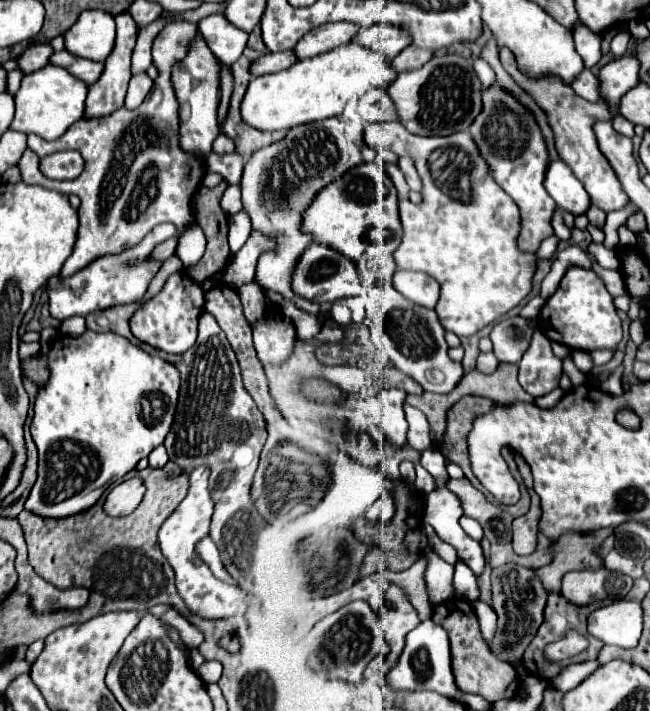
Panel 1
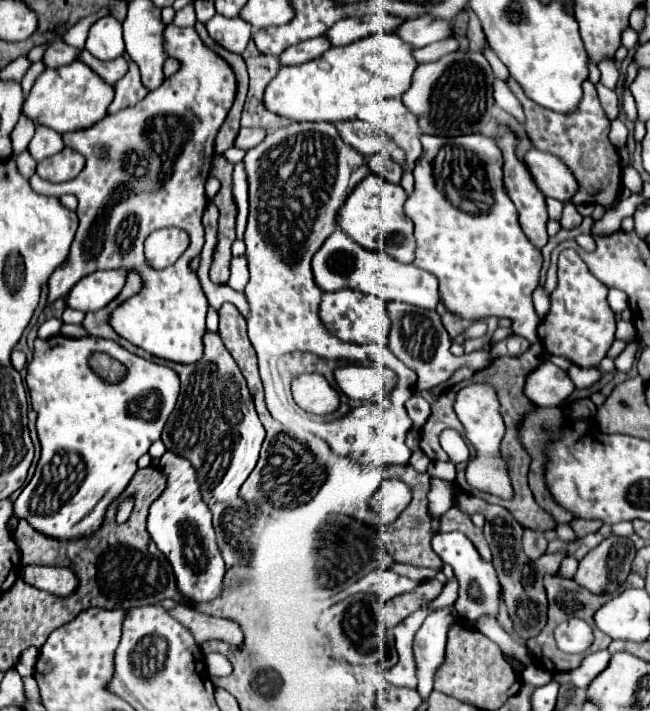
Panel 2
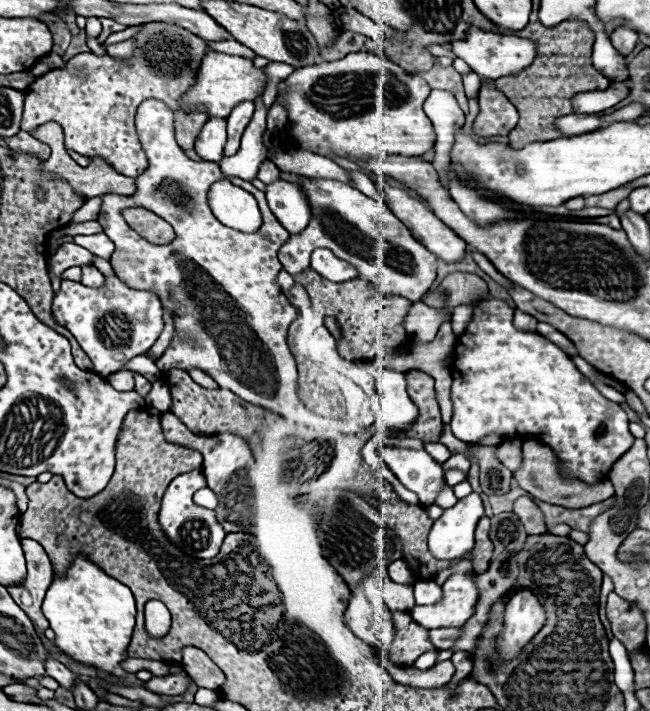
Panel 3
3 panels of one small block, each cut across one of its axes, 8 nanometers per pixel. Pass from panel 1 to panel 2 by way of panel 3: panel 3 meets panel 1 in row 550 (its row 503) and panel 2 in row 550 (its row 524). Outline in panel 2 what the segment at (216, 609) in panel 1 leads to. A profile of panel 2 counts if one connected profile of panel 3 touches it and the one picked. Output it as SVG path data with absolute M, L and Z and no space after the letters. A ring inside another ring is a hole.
M170 450L160 458L160 470L166 474L166 488L150 504L148 534L156 542L158 550L162 550L170 560L180 592L194 604L212 600L222 590L226 566L216 544L212 514L200 496L196 472L188 460Z

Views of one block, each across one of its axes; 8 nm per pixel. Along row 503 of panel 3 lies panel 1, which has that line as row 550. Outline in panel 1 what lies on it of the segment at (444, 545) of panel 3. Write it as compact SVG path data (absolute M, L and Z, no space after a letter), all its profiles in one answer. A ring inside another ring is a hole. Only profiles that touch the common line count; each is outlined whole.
M436 488L424 498L424 522L430 524L438 536L452 544L458 550L458 558L462 558L476 576L480 576L484 568L484 554L480 542L472 540L460 526L464 510L460 498L448 488Z

